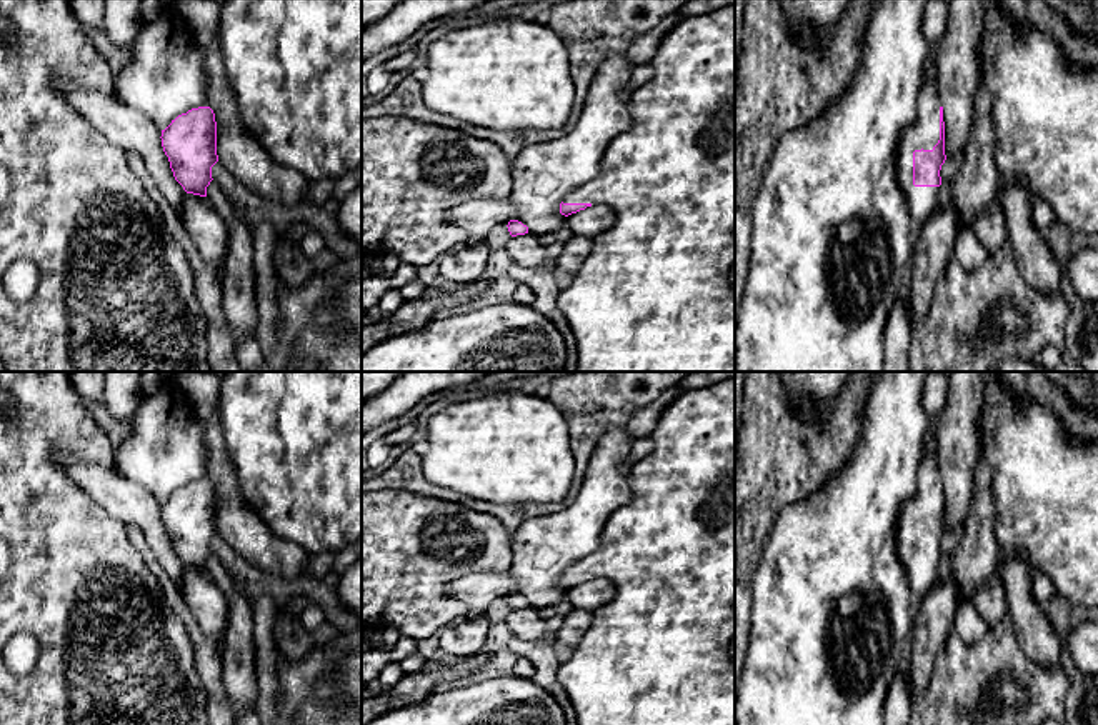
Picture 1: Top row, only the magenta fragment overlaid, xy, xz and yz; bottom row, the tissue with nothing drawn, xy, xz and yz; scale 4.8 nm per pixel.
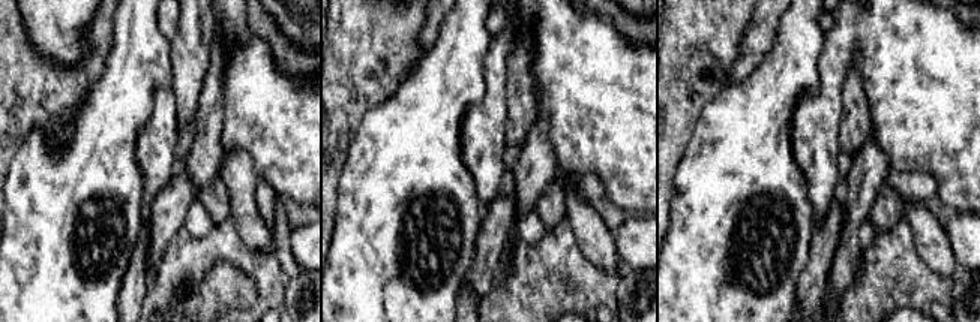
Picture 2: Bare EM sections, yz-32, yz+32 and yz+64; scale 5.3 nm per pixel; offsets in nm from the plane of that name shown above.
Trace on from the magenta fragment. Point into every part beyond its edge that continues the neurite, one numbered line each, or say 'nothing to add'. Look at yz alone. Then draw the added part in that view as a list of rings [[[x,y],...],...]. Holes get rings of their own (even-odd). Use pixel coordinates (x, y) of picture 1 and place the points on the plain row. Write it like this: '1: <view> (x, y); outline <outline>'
1: yz (922, 575); outline [[[938,425],[928,433],[925,442],[926,457],[920,465],[916,495],[908,500],[896,527],[896,552],[903,563],[913,602],[920,602],[938,580],[940,560],[913,558],[913,525],[933,523],[940,513],[940,467],[938,467]]]

